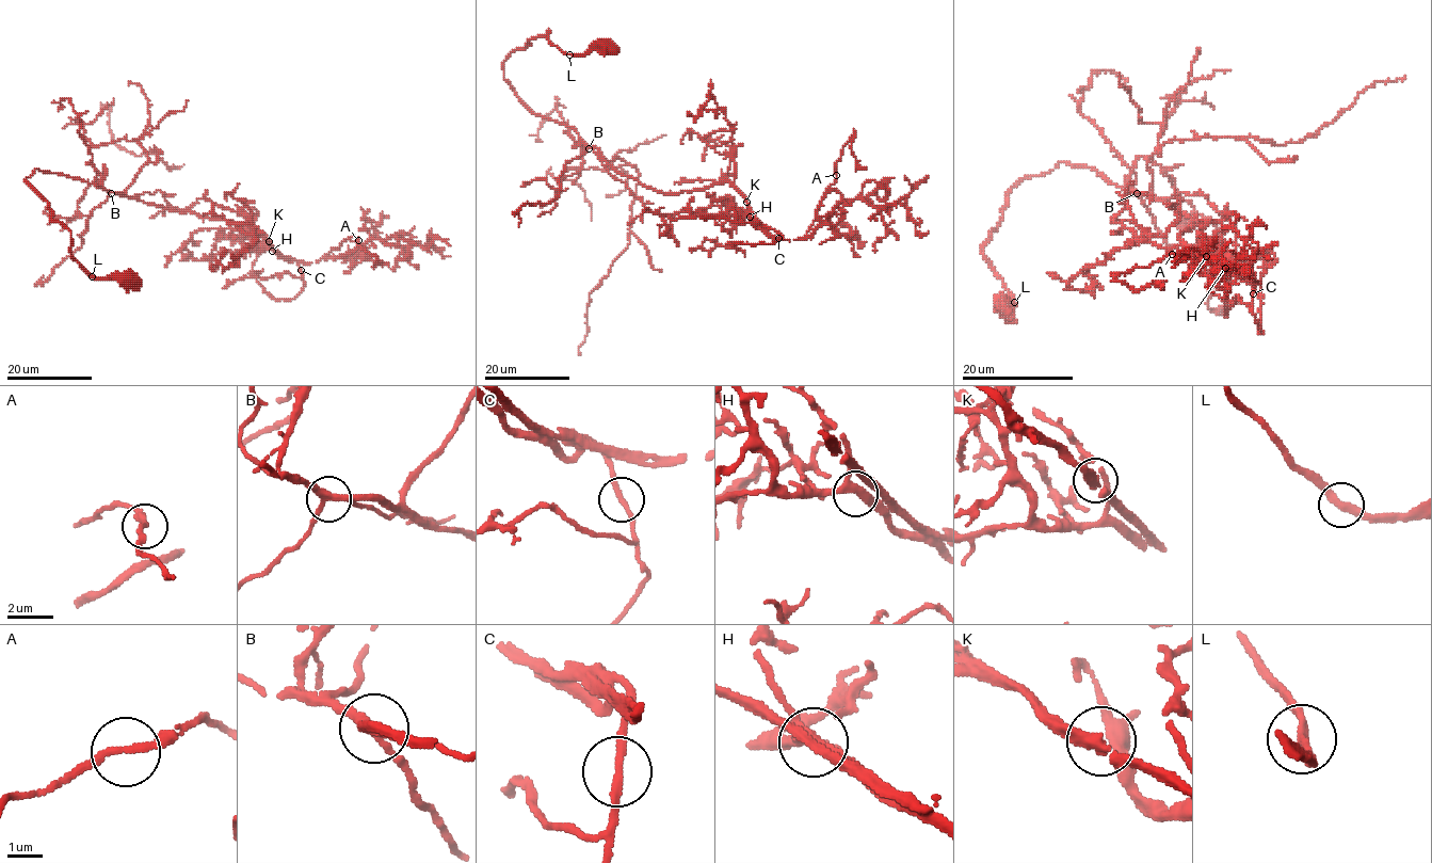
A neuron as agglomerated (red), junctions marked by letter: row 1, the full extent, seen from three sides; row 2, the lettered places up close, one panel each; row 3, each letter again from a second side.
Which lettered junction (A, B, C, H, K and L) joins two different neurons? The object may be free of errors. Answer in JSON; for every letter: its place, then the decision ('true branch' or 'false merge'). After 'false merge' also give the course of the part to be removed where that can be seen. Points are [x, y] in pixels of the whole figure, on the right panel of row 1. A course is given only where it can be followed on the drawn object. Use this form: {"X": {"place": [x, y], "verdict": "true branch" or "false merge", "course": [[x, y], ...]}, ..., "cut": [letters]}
{"A": {"place": [1172, 254], "verdict": "true branch"}, "B": {"place": [1137, 193], "verdict": "true branch"}, "C": {"place": [1253, 293], "verdict": "true branch"}, "H": {"place": [1225, 268], "verdict": "true branch"}, "K": {"place": [1206, 256], "verdict": "true branch"}, "L": {"place": [1014, 302], "verdict": "true branch"}, "cut": []}

